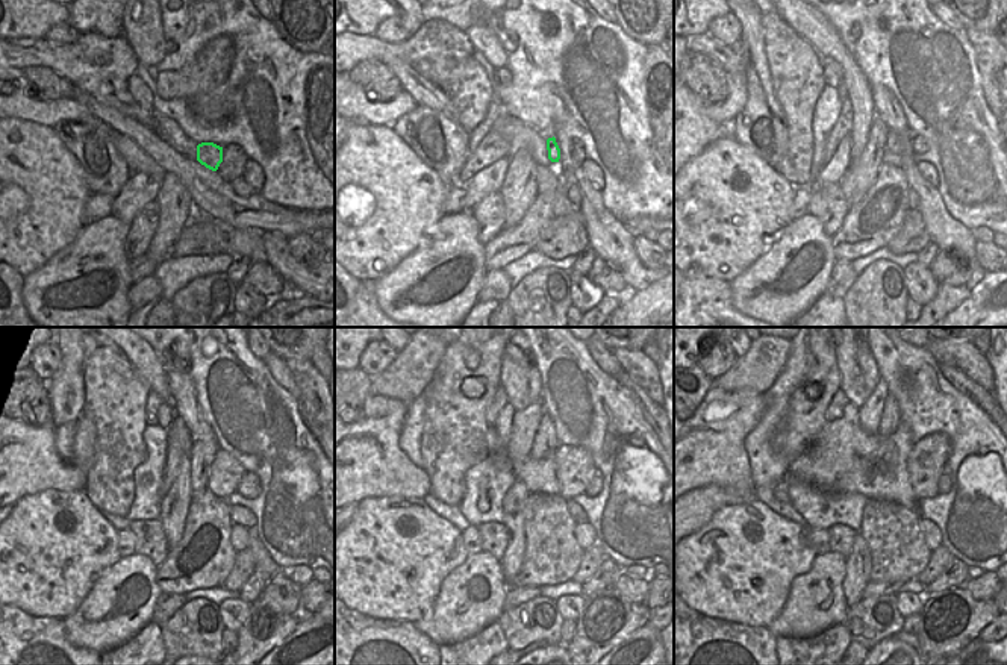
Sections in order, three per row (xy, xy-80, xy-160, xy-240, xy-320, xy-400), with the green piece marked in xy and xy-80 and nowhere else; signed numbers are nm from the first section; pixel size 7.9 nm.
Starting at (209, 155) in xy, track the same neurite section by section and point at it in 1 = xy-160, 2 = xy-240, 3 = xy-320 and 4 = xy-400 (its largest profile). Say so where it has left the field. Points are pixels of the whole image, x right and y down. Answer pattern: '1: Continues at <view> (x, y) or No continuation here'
1: Continues at xy-160 (894, 144)
2: Continues at xy-240 (226, 471)
3: Continues at xy-320 (574, 467)
4: Continues at xy-400 (925, 462)

